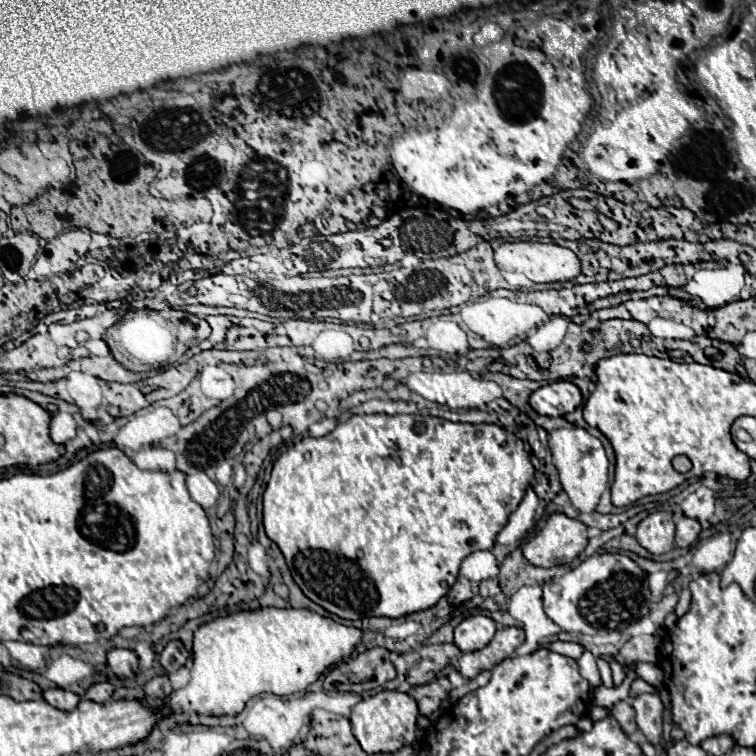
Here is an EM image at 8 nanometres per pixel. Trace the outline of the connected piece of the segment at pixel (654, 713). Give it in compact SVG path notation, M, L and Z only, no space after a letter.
M638 694L632 700L632 708L638 714L638 728L646 734L646 738L660 746L662 740L662 702L658 694Z

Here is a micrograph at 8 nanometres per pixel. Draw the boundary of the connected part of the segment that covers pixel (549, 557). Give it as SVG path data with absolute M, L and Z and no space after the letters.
M550 514L546 526L522 548L524 558L540 568L570 564L588 544L586 526L566 514Z

